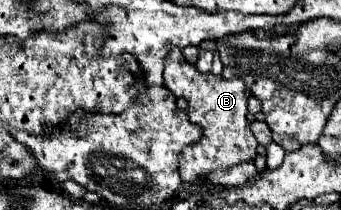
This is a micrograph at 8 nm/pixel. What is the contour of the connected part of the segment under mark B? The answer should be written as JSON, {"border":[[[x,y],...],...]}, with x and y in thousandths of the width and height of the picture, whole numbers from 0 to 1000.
{"border":[[[516,229],[516,238],[499,238],[493,267],[481,276],[481,410],[516,448],[516,457],[534,457],[551,476],[551,571],[563,590],[581,590],[592,619],[598,619],[598,657],[587,667],[581,695],[557,695],[534,714],[528,733],[525,819],[540,848],[540,867],[587,867],[598,838],[610,838],[616,819],[633,819],[633,810],[674,810],[710,771],[745,771],[757,724],[757,676],[733,619],[733,581],[727,581],[727,476],[739,457],[739,438],[727,429],[727,410],[704,381],[704,371],[680,371],[680,381],[657,381],[651,362],[628,362],[622,343],[581,343],[569,305],[557,305],[540,267],[534,267],[534,238]]]}

